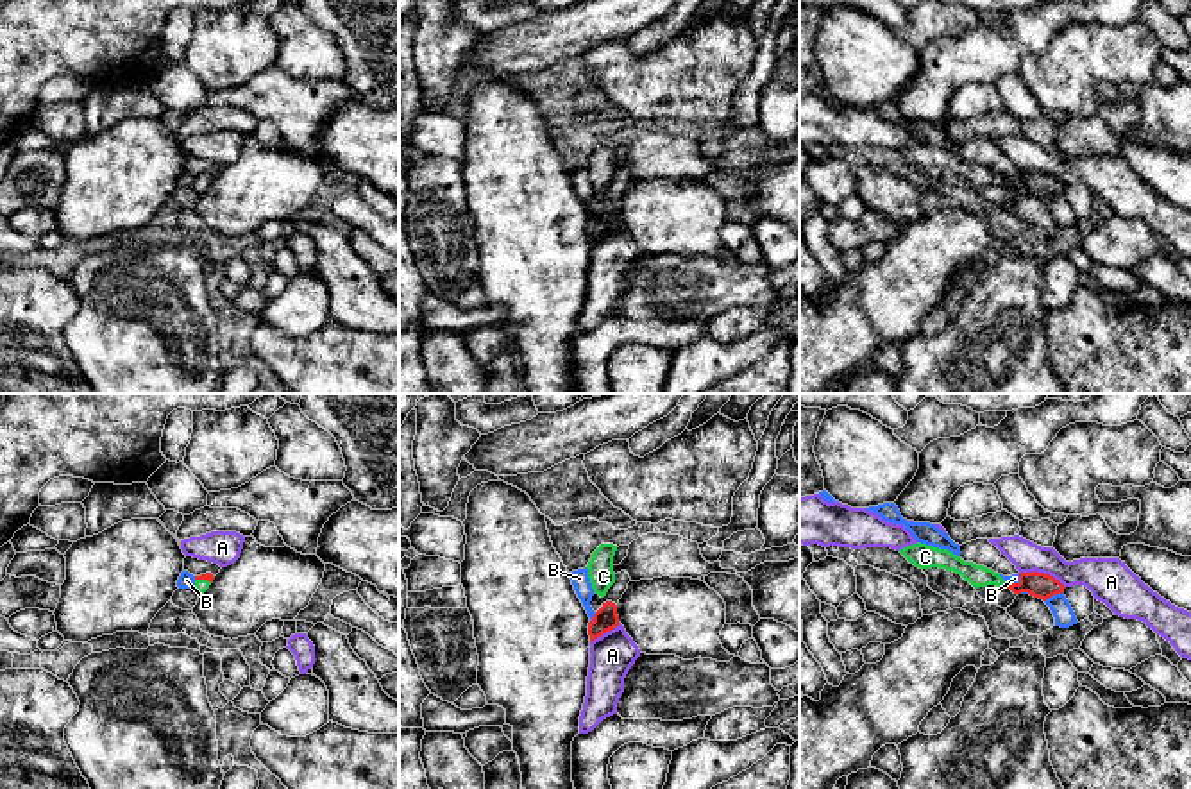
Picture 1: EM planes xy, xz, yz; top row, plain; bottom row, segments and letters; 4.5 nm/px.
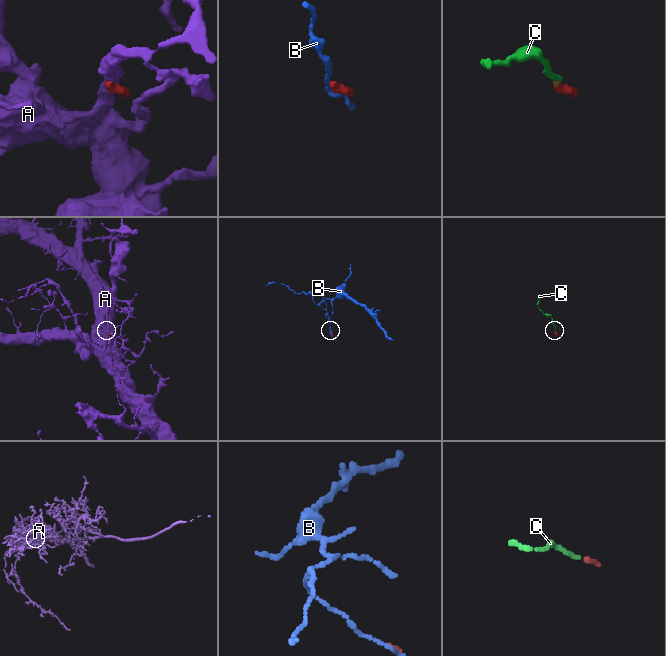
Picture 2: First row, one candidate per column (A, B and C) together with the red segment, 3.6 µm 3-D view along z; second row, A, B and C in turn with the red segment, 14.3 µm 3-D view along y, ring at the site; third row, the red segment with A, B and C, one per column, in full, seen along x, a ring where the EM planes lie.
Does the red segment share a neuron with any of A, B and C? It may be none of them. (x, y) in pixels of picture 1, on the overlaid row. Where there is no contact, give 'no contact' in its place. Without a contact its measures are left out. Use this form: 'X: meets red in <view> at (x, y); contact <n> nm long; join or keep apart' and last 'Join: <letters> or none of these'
A: meets red in yz at (1043, 573); contact 220 nm long; keep apart
B: meets red in yz at (1054, 594); contact 100 nm long; keep apart
C: meets red in xy at (204, 578); contact 80 nm long; join
Join: C

